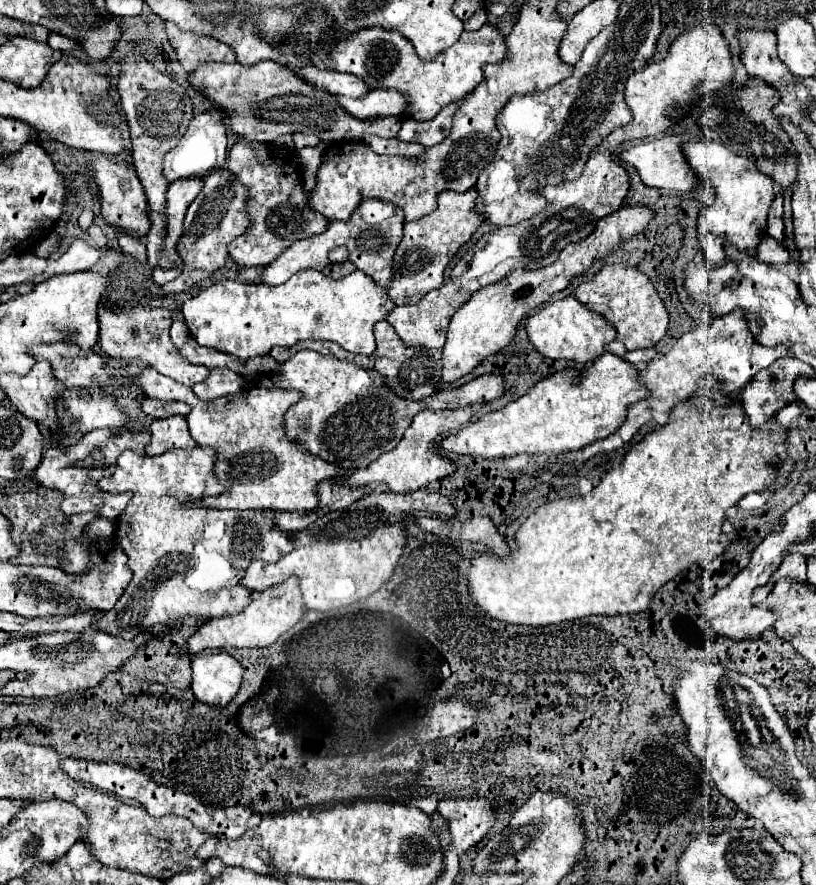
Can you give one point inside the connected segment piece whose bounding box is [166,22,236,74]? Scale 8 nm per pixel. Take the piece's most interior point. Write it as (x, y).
(192, 50)

